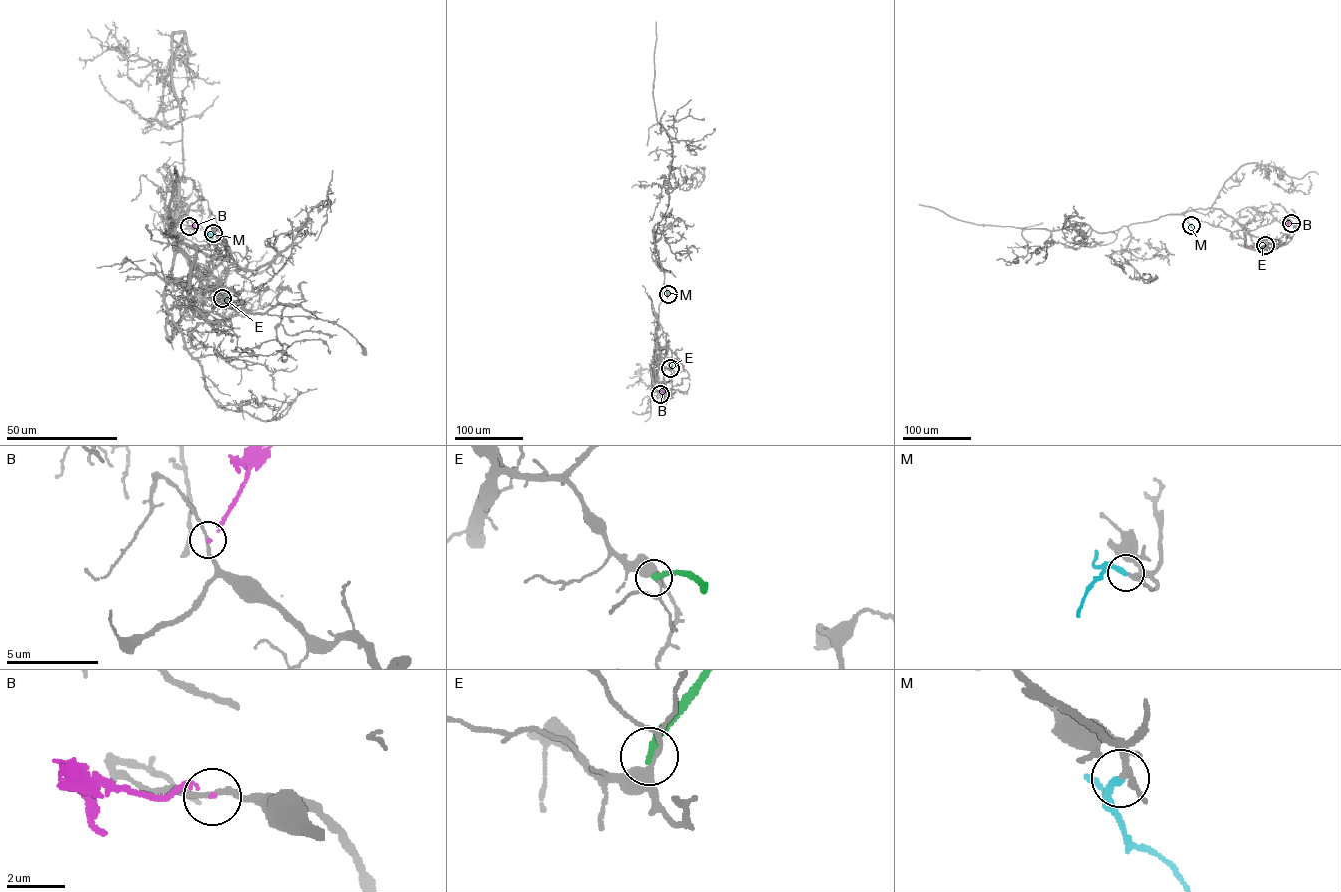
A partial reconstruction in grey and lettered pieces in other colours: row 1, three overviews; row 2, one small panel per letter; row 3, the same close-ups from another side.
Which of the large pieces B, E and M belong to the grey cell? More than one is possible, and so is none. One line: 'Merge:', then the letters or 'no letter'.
Merge: M

